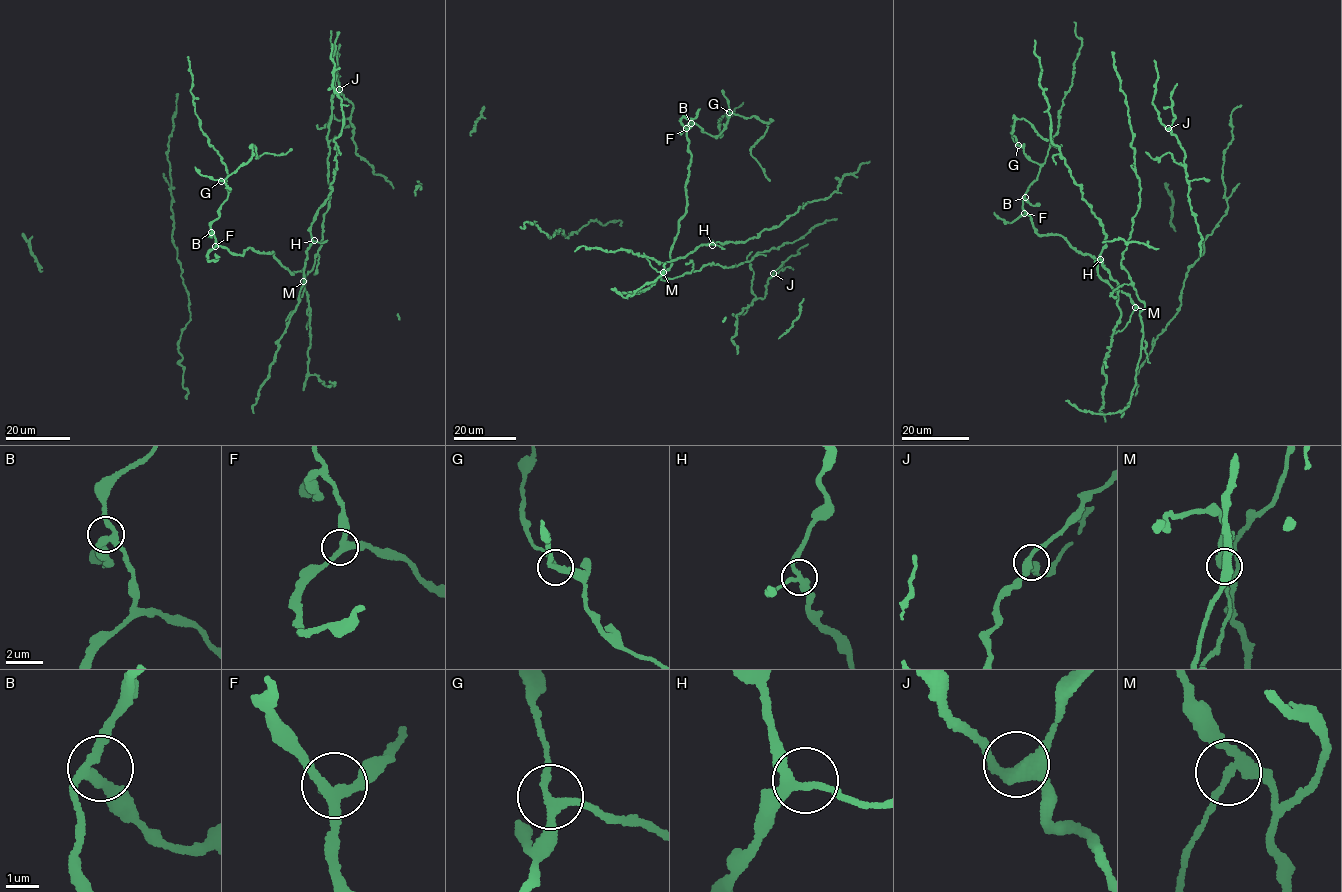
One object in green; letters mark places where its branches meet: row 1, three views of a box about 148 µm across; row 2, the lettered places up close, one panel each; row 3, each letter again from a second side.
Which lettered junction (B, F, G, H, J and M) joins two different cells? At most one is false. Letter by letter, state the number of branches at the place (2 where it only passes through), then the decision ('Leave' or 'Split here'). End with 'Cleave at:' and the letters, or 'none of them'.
B: Branches: 3. Leave
F: Branches: 3. Leave
G: Branches: 3. Leave
H: Branches: 3. Leave
J: Branches: 3. Leave
M: Branches: 3. Split here
Cleave at: M

